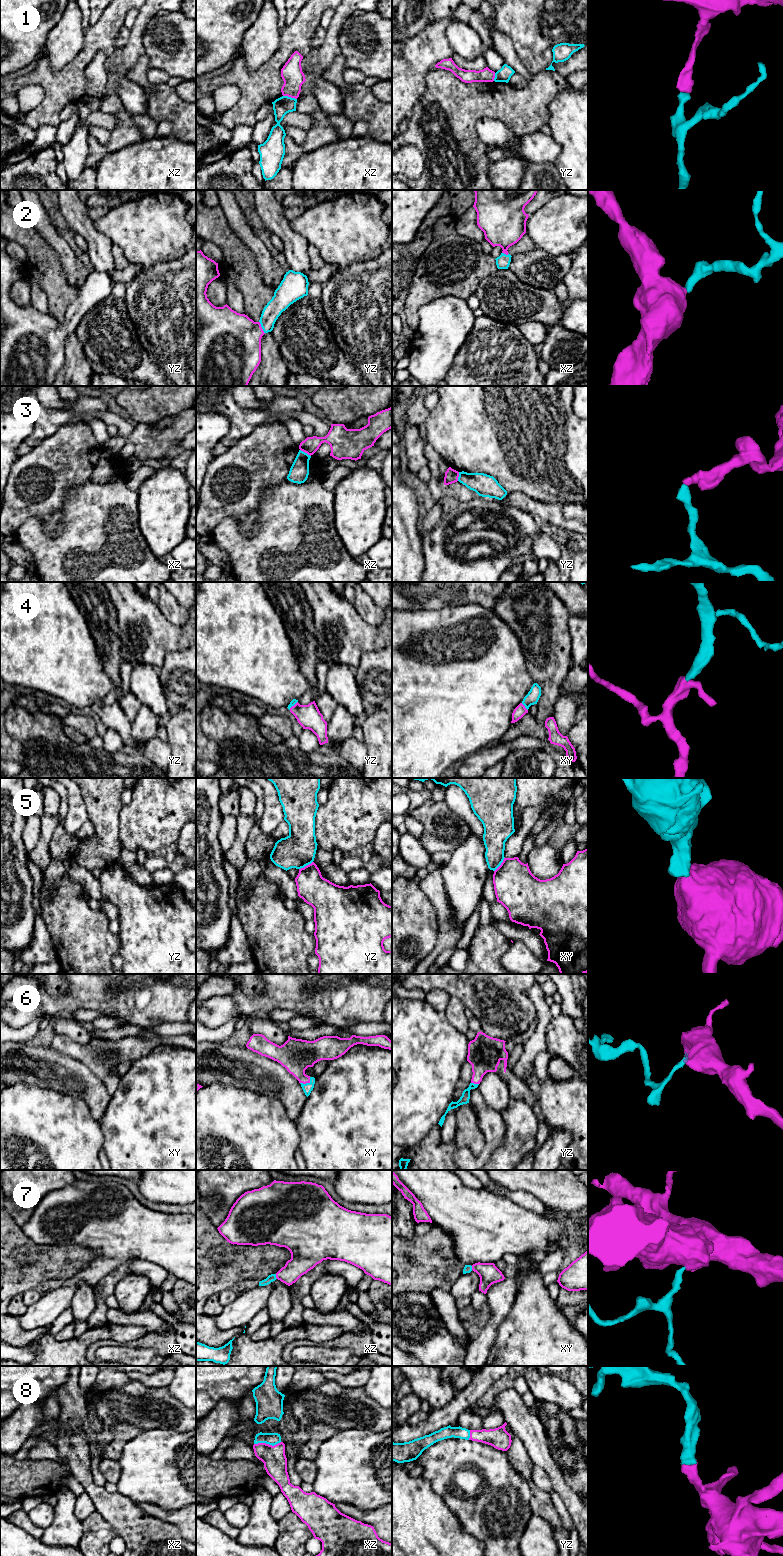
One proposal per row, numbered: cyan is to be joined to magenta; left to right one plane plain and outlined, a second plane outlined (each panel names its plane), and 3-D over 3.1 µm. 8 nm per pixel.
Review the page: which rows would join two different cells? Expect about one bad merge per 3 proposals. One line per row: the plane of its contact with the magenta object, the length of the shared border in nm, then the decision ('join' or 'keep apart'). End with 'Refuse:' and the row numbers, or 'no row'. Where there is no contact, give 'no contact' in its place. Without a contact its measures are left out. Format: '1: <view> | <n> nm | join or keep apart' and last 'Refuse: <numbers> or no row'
1: xz | 120 nm | keep apart
2: yz | 110 nm | join
3: xz | 110 nm | keep apart
4: xy | 80 nm | join
5: yz | 130 nm | keep apart
6: xy | 100 nm | join
7: xz | 40 nm | join
8: xz | 220 nm | join
Refuse: 1, 3, 5

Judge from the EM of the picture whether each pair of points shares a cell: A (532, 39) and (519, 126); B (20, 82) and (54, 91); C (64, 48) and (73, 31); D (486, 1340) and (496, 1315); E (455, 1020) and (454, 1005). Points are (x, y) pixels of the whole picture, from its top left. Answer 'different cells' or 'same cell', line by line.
A: different cells
B: same cell
C: same cell
D: same cell
E: same cell

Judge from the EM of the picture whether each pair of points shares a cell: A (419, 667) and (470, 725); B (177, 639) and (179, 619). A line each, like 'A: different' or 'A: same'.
A: same
B: different

